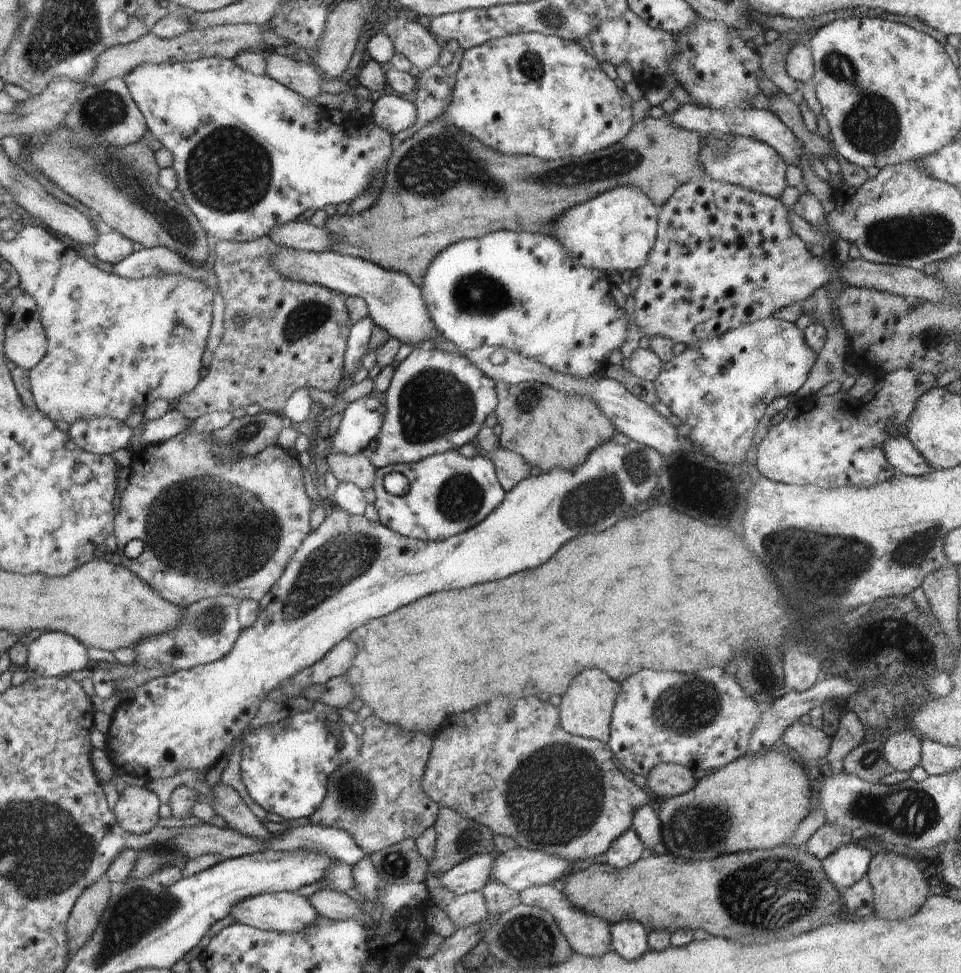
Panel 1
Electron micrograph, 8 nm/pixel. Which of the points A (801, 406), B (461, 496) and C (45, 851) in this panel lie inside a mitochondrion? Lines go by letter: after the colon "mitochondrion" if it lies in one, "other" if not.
A: other
B: mitochondrion
C: mitochondrion

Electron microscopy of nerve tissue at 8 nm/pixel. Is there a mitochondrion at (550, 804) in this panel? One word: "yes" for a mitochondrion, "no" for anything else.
yes

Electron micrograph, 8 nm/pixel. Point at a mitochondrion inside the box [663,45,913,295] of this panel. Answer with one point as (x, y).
(870, 121)

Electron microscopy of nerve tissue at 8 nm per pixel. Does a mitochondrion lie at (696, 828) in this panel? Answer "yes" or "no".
yes

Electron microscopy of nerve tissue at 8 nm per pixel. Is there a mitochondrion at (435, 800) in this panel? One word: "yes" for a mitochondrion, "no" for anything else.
no

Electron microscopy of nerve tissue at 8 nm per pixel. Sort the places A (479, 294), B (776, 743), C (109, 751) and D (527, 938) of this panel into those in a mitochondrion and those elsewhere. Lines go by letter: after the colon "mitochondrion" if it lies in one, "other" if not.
A: mitochondrion
B: other
C: other
D: mitochondrion

